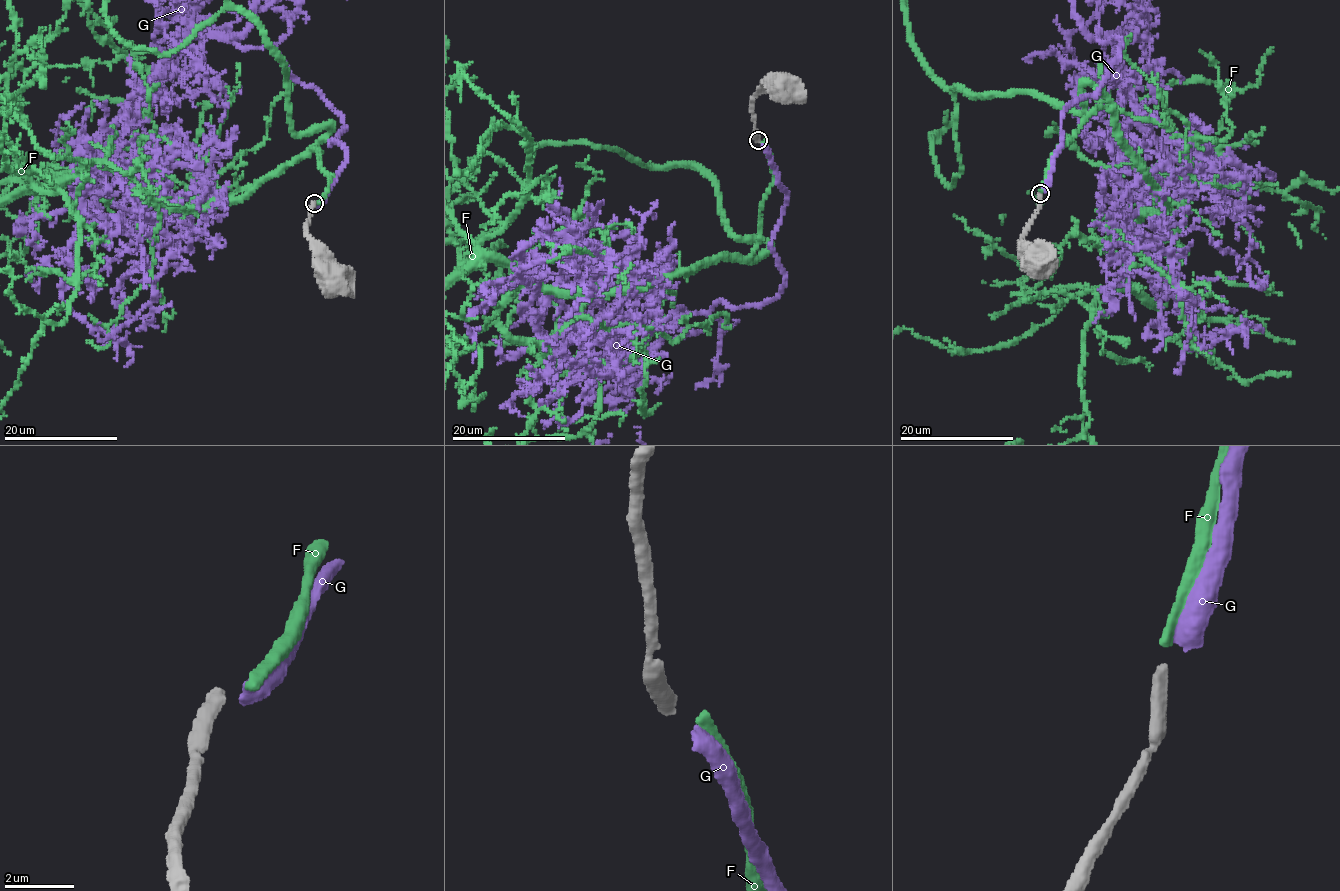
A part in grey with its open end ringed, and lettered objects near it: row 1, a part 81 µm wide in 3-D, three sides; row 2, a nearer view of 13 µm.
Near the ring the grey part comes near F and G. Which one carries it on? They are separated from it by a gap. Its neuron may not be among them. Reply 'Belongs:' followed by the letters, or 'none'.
Belongs: none

